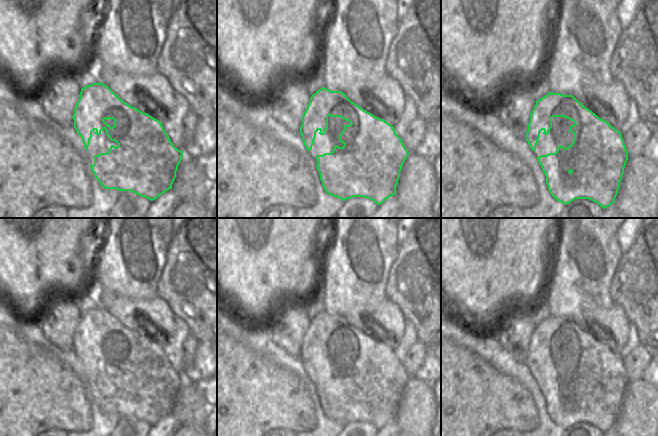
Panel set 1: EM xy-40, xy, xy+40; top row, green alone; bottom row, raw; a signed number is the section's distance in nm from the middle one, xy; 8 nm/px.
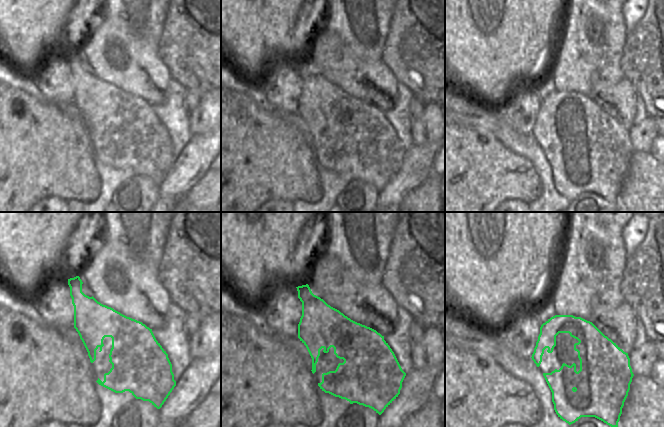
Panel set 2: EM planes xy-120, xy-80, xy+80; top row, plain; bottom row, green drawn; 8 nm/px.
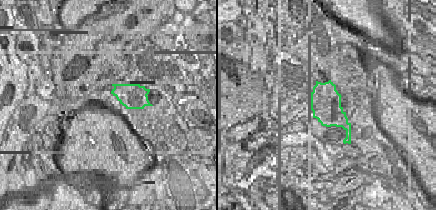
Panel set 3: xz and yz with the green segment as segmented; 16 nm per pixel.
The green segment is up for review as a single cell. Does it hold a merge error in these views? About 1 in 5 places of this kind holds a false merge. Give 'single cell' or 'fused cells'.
single cell

